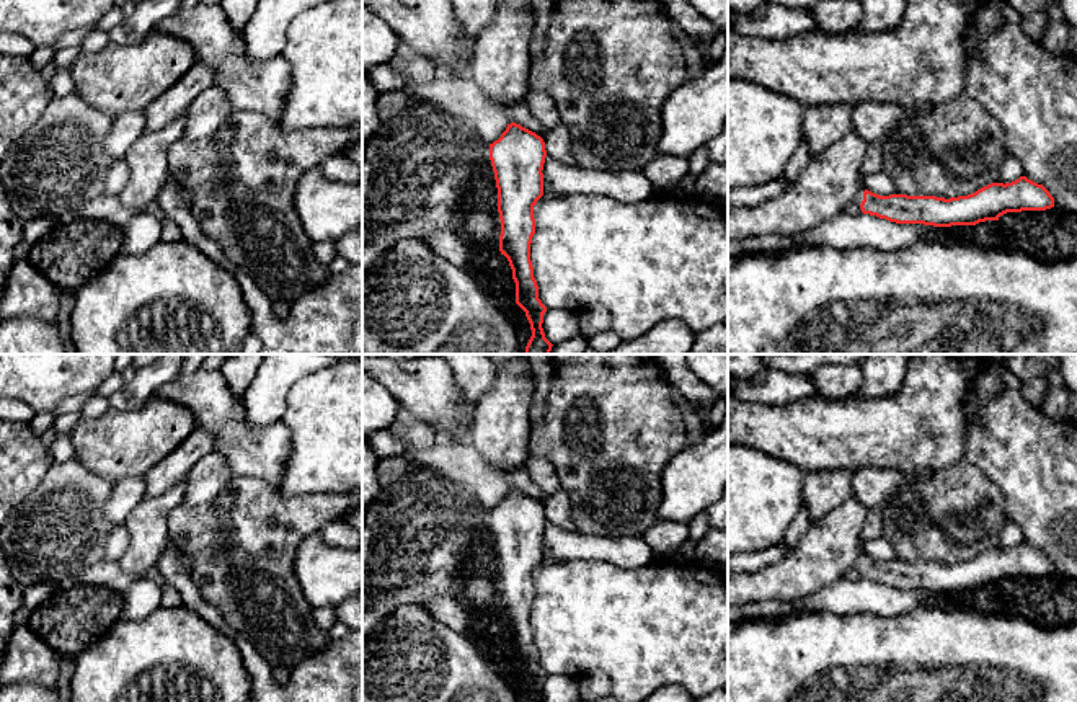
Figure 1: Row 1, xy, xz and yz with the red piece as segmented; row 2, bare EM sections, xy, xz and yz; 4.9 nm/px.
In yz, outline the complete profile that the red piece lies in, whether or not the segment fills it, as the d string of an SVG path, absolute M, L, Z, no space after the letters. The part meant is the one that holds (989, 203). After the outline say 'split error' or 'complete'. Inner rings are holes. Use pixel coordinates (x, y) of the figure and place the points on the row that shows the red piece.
M847 132L811 158L782 196L729 212L728 240L803 232L842 212L850 202L858 204L863 214L889 222L933 227L976 225L999 220L1007 212L1054 207L1049 191L1026 176L1005 184L991 183L973 194L950 199L880 196L862 186L862 163L868 147L855 132Z | split error

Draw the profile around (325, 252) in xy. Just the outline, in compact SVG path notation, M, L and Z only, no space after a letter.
M323 240L323 242L313 243L313 255L320 264L328 268L331 260L336 256L335 242Z

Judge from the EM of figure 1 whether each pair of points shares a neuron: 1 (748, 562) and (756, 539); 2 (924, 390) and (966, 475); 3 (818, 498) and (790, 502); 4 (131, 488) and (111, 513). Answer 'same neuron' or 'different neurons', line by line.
1: different neurons
2: different neurons
3: different neurons
4: same neuron

